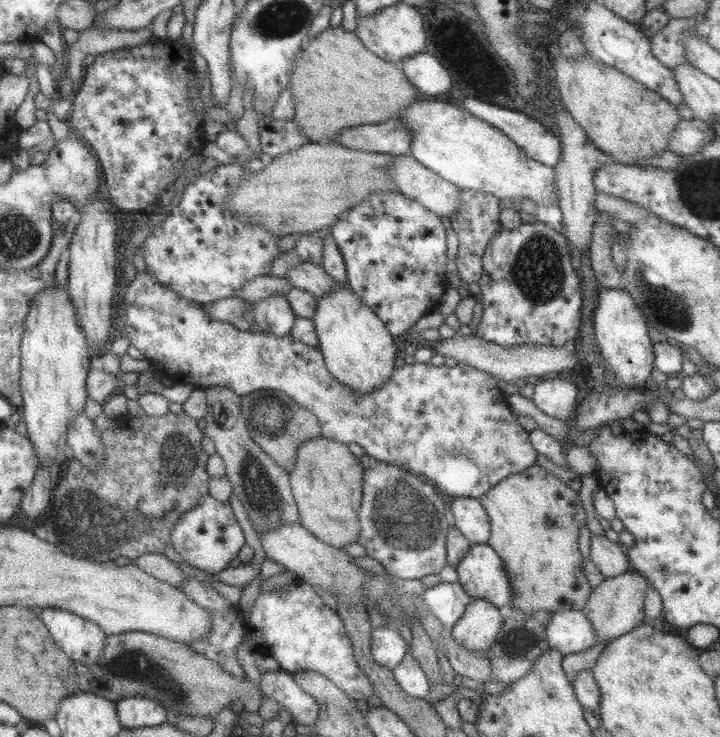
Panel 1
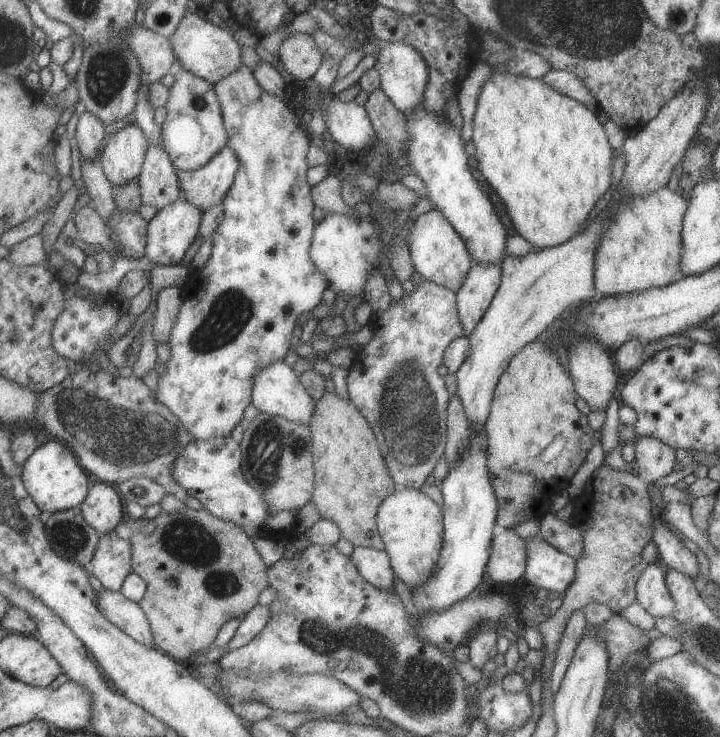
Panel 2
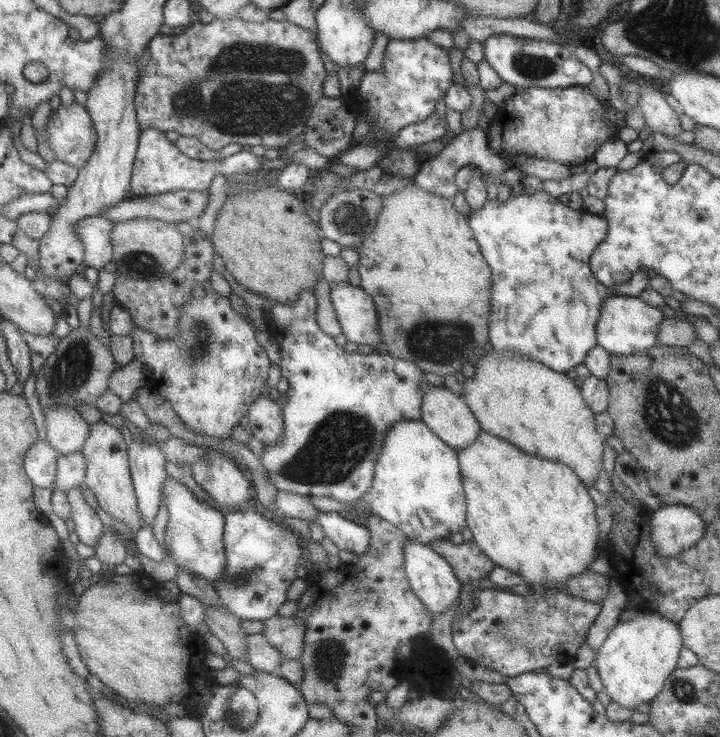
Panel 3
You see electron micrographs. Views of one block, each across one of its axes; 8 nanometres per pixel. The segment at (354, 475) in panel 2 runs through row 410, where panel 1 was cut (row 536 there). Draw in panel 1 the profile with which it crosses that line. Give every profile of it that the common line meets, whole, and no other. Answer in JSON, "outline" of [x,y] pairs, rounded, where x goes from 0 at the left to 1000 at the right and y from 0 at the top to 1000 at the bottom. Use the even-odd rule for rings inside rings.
{"outline":[[[432,594],[421,600],[413,611],[413,630],[401,640],[401,657],[404,668],[410,676],[410,687],[415,692],[415,708],[426,722],[438,730],[446,733],[454,741],[463,741],[468,746],[479,746],[482,741],[493,738],[499,733],[499,692],[501,692],[501,676],[504,676],[504,640],[507,635],[501,632],[499,621],[493,621],[485,611],[482,602],[463,600],[457,594]]]}

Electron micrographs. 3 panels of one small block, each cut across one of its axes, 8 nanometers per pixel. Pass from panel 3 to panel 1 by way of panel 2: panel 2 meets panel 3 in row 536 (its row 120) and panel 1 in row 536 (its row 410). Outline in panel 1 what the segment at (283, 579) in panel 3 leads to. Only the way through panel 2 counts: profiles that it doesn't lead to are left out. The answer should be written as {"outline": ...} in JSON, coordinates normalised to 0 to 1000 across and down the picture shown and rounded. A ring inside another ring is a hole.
{"outline":[[[285,673],[274,681],[274,687],[268,687],[265,692],[260,692],[246,711],[240,714],[238,725],[235,725],[235,735],[243,744],[243,749],[254,757],[254,763],[265,765],[265,771],[274,771],[285,779],[304,779],[313,771],[318,771],[318,763],[324,757],[329,757],[332,746],[340,741],[340,730],[335,716],[329,714],[329,706],[324,700],[324,692],[318,687],[318,681],[307,684],[301,678],[296,678],[293,673]]]}

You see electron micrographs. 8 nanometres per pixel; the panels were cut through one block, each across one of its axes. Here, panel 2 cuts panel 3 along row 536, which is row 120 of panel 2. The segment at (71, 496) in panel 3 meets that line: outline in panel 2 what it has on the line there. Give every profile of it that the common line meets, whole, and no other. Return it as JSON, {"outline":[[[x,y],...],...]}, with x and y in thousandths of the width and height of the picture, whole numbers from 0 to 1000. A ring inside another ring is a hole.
{"outline":[[[115,149],[110,163],[107,163],[107,174],[104,174],[104,187],[101,190],[107,193],[113,214],[138,217],[138,198],[146,190],[143,166],[132,155]]]}

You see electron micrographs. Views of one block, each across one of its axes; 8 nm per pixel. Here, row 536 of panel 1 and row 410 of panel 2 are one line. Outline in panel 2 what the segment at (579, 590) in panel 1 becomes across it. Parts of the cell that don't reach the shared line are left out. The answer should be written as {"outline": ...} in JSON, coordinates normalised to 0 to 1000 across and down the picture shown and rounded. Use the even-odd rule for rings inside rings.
{"outline":[[[754,459],[732,467],[724,478],[718,478],[707,488],[701,505],[693,510],[690,524],[685,526],[682,556],[674,573],[676,638],[690,678],[690,697],[688,697],[690,714],[713,719],[715,714],[729,711],[735,706],[751,706],[754,697],[763,697],[765,687],[763,678],[774,668],[782,668],[788,665],[788,659],[793,659],[796,643],[815,621],[818,608],[824,608],[824,583],[815,575],[815,564],[807,564],[801,559],[799,545],[801,545],[801,532],[796,516],[790,507],[785,507],[782,497],[776,494],[774,478]],[[757,608],[776,608],[763,627],[754,627],[749,621],[749,616]]]}

